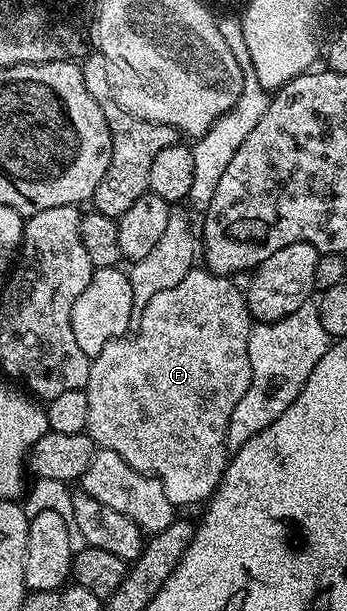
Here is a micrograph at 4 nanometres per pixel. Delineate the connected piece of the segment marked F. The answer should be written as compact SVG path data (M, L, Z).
M193 269L178 285L152 297L148 305L144 307L144 315L138 331L133 332L129 337L113 339L90 360L90 372L84 388L88 397L88 421L85 434L89 435L101 450L116 453L124 461L128 461L132 469L159 479L168 501L178 509L190 507L193 503L205 504L217 489L222 479L222 471L228 462L226 446L228 421L232 417L232 409L236 409L236 404L240 402L240 397L248 393L248 381L252 381L252 365L248 361L248 337L252 326L252 316L246 304L243 288L237 287L234 282L233 278L224 275L214 275L205 269Z

